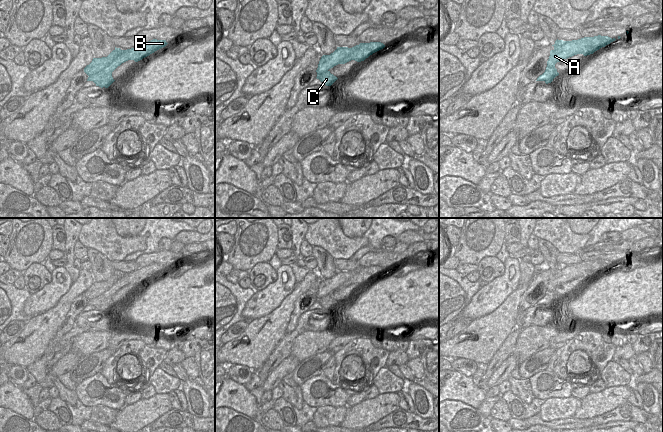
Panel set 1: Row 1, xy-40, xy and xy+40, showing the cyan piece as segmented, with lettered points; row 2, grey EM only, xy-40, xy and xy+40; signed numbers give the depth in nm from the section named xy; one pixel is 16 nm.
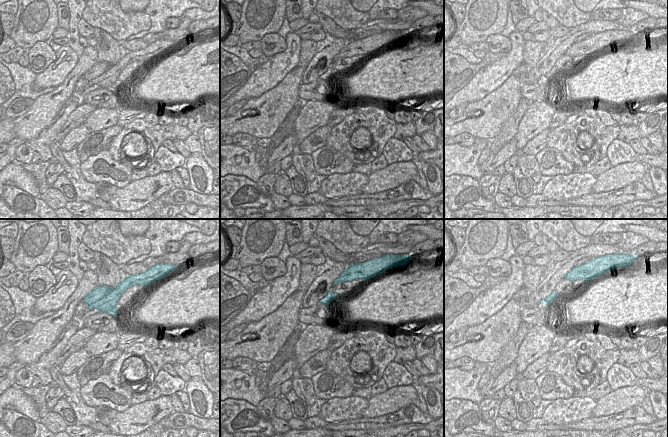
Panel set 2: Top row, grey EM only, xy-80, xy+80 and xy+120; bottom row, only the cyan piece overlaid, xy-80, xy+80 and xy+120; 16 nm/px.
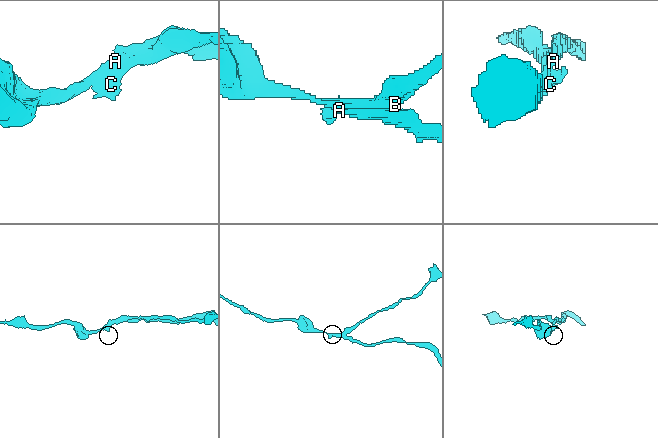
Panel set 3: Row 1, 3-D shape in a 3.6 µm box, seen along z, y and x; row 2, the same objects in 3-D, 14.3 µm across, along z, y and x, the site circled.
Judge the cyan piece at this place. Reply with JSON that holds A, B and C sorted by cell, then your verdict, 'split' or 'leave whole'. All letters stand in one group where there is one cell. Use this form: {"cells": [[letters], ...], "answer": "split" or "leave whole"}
{"cells": [["A"], ["B", "C"]], "answer": "split"}

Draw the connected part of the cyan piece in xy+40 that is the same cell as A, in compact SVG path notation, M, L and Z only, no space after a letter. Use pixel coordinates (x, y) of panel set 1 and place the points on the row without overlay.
M601 259L584 261L572 265L563 265L557 263L555 268L552 269L554 273L550 275L547 291L554 292L557 286L577 278L587 277L588 275L590 276L594 271L599 274L615 264L615 262L612 263L608 260Z

